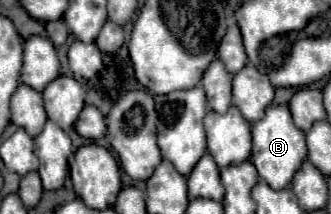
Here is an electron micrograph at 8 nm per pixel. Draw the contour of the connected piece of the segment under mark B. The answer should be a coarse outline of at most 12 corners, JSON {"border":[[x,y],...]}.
{"border":[[288,106],[252,124],[250,162],[270,188],[286,188],[306,158]]}

